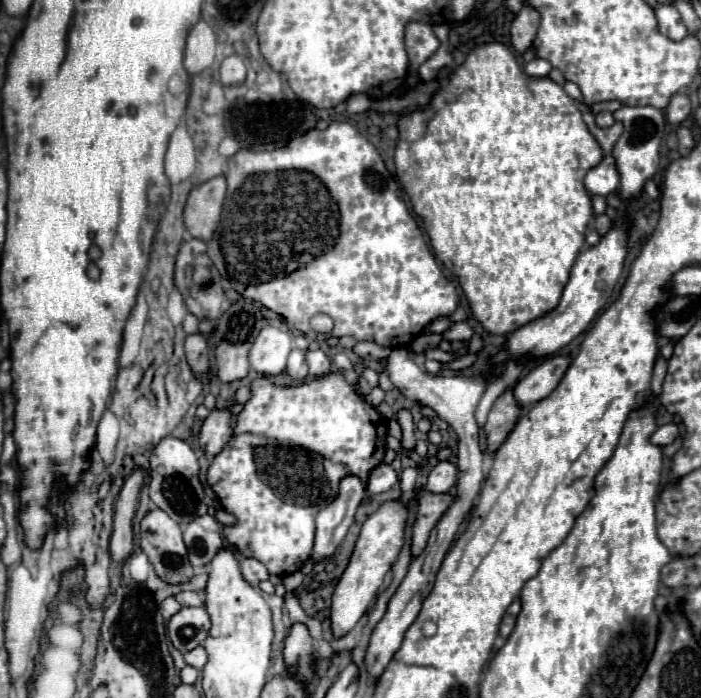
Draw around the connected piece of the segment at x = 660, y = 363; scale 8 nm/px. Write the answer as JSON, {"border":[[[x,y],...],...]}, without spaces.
{"border":[[[659,355],[655,361],[655,367],[653,367],[653,377],[651,377],[651,389],[655,391],[657,397],[661,395],[661,383],[665,379],[665,373],[667,373],[667,359]]]}

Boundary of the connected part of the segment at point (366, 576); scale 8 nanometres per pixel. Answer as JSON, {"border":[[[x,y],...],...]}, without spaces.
{"border":[[[387,501],[373,515],[369,515],[369,519],[363,523],[355,551],[349,559],[349,565],[343,571],[343,575],[335,587],[335,593],[331,597],[333,639],[341,639],[343,635],[347,635],[357,625],[361,615],[369,609],[369,605],[375,599],[375,595],[379,593],[379,589],[383,589],[387,573],[391,571],[391,565],[395,563],[395,559],[401,551],[401,545],[403,545],[405,521],[407,521],[407,509],[401,507],[399,501]]]}

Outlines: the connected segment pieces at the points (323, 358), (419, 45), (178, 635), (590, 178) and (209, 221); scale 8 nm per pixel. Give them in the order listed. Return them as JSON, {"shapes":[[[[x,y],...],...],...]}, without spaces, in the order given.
{"shapes":[[[[321,349],[307,351],[307,365],[309,365],[309,375],[313,377],[323,377],[331,371],[331,361]]],[[[411,21],[405,27],[405,49],[409,55],[409,71],[417,71],[439,49],[439,39],[429,23]]],[[[183,607],[169,619],[167,633],[173,647],[185,653],[199,647],[205,641],[209,627],[211,619],[205,607]]],[[[605,155],[605,159],[585,175],[585,191],[589,191],[589,195],[607,197],[617,189],[617,185],[619,173],[615,169],[615,161],[611,155]]],[[[213,177],[189,191],[183,209],[183,223],[195,239],[203,239],[205,243],[211,239],[221,219],[223,199],[225,177]]]]}

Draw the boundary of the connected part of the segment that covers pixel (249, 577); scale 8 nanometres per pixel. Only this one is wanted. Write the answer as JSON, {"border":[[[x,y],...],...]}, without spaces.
{"border":[[[249,557],[241,559],[241,571],[243,571],[245,581],[249,581],[251,585],[257,585],[259,581],[269,579],[267,567],[261,561],[257,561],[257,559],[249,559]]]}

